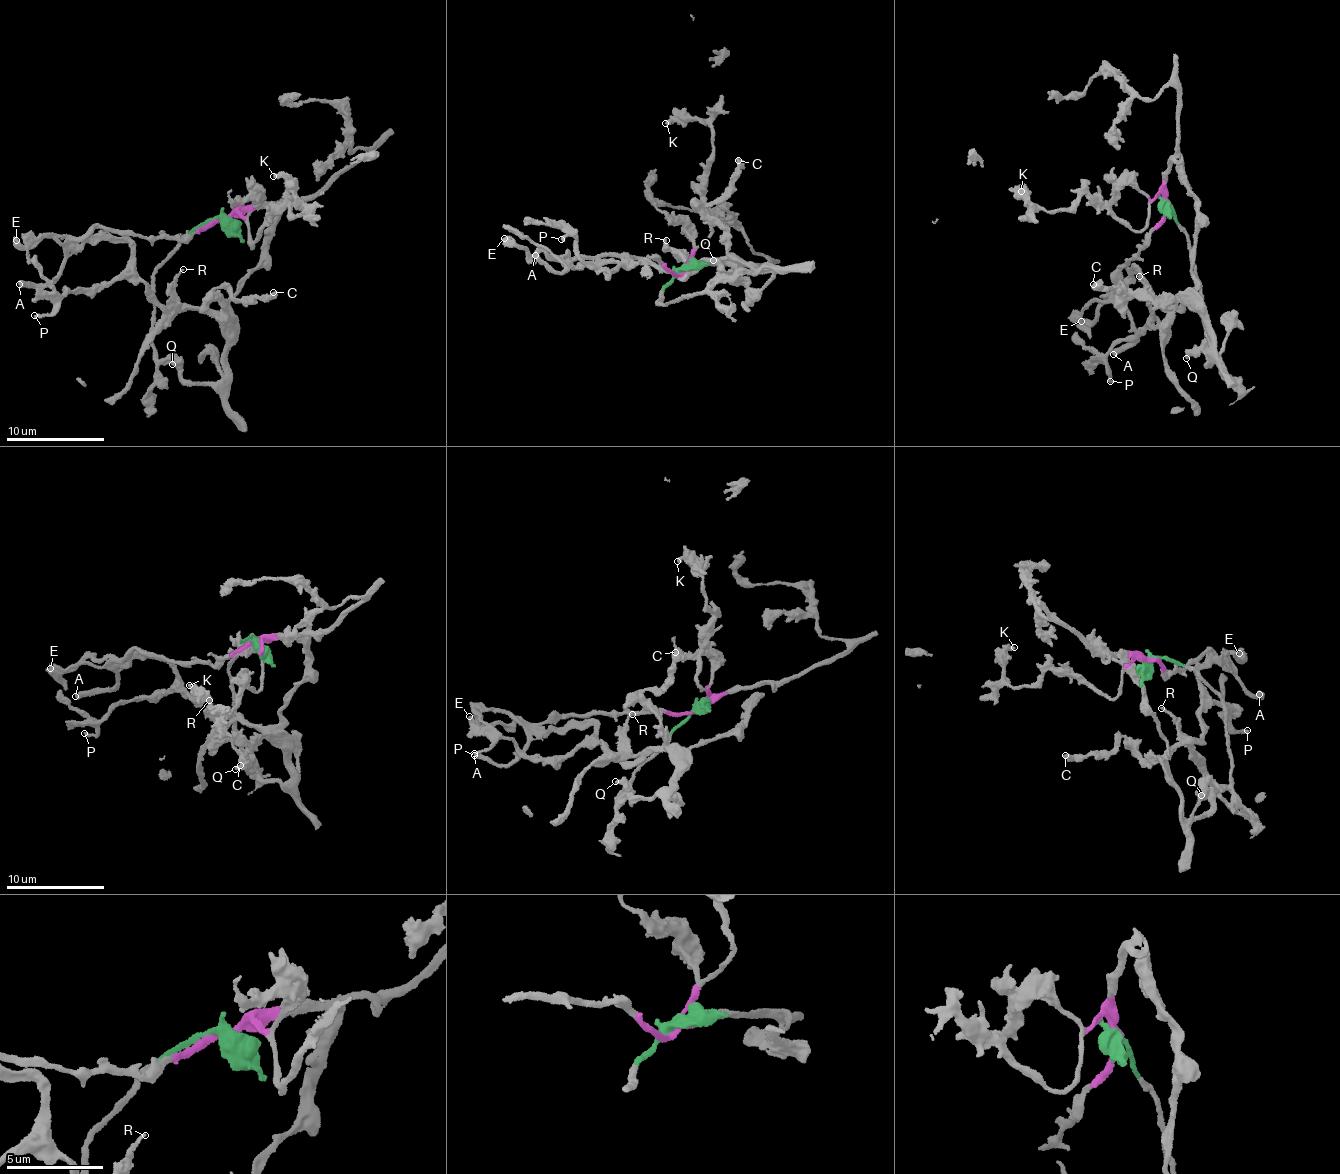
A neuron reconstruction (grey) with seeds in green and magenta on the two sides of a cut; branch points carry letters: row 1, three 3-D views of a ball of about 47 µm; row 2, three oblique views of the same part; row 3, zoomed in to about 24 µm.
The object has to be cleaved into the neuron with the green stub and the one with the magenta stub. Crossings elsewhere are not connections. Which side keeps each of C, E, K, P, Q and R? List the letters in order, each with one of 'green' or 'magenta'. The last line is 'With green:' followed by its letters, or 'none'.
C: green
E: magenta
K: magenta
P: green
Q: green
R: green
With green: C, P, Q, R

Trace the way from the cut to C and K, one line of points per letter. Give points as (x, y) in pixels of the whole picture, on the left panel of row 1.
C: (221, 217), (187, 236), (153, 275), (152, 351), (188, 381), (217, 382), (228, 347), (214, 292), (273, 291)
K: (221, 220), (235, 213), (246, 223), (251, 248), (287, 204), (292, 214), (302, 213), (283, 177), (272, 175)

